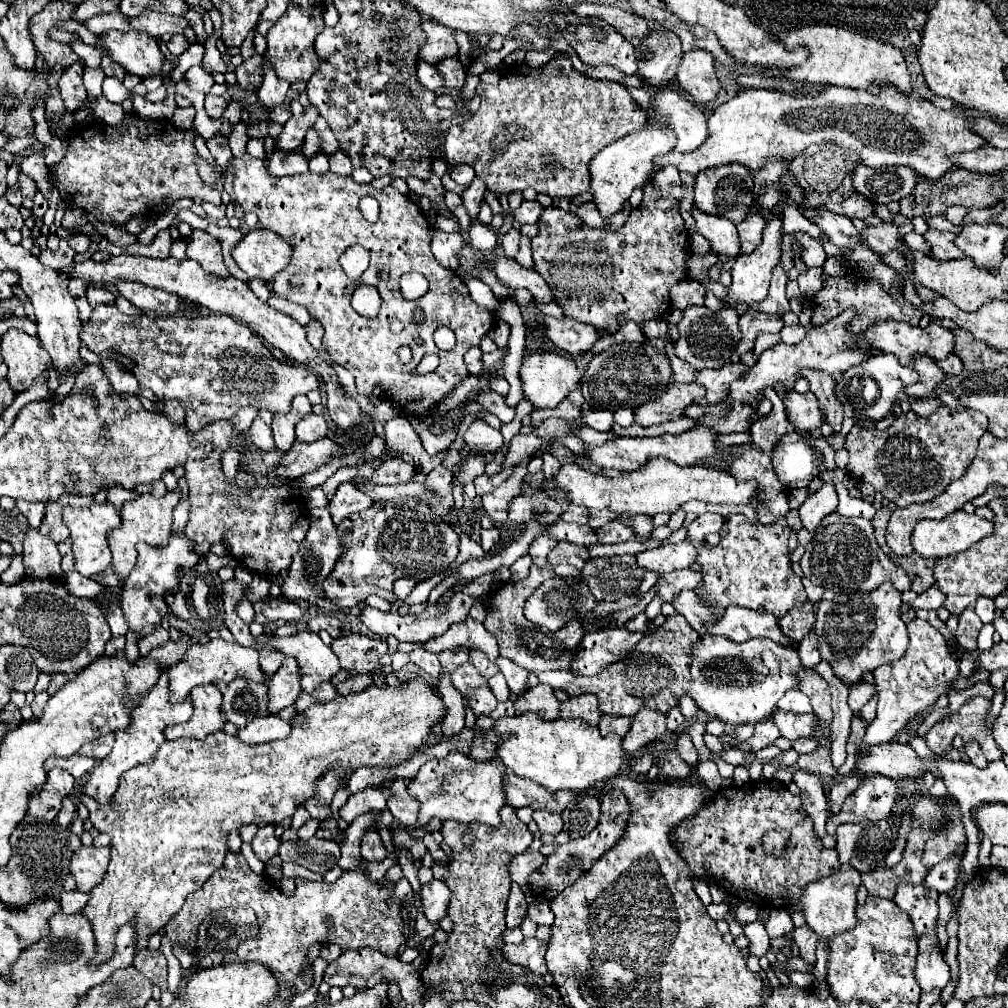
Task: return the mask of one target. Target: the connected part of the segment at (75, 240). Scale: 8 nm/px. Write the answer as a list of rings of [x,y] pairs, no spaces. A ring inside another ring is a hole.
[[[73,235],[71,239],[69,239],[69,245],[71,245],[71,249],[75,251],[75,253],[85,253],[85,251],[89,251],[91,249],[91,237],[89,235]]]

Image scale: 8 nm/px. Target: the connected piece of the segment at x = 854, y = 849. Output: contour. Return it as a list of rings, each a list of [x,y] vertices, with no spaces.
[[[861,821],[837,827],[837,853],[841,863],[849,863],[857,871],[871,871],[893,849],[893,829],[883,821]]]

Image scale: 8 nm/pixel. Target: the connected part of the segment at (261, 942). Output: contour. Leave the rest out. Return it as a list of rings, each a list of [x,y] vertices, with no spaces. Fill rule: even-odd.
[[[227,853],[221,869],[215,871],[201,889],[187,895],[185,905],[165,925],[165,931],[171,943],[189,941],[191,949],[195,949],[197,927],[209,913],[221,907],[227,907],[227,909],[251,907],[261,927],[259,937],[243,941],[235,951],[227,955],[225,963],[227,961],[261,961],[275,973],[283,993],[287,993],[287,987],[305,991],[313,981],[311,971],[305,971],[307,965],[303,959],[311,943],[335,943],[335,945],[341,945],[343,951],[371,947],[375,951],[381,951],[383,955],[397,953],[399,945],[405,943],[405,937],[403,937],[405,923],[401,917],[401,905],[395,905],[389,901],[393,889],[395,889],[395,883],[381,885],[379,881],[373,881],[369,873],[359,865],[351,871],[345,871],[335,883],[329,883],[329,885],[325,881],[317,883],[317,881],[297,877],[295,893],[291,897],[285,897],[263,875],[255,875],[241,853],[237,855]],[[327,919],[331,921],[331,925],[325,923]]]

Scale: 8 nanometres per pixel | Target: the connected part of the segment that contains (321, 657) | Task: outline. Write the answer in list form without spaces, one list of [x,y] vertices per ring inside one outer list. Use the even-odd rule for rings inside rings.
[[[297,633],[291,637],[271,637],[269,645],[285,655],[293,655],[301,671],[301,687],[311,693],[315,685],[331,681],[331,677],[341,669],[337,655],[327,647],[317,633]]]

